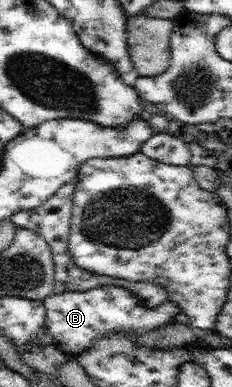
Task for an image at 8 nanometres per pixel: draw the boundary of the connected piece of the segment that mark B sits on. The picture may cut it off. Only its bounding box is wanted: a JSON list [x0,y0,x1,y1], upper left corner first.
[43,285,180,359]

